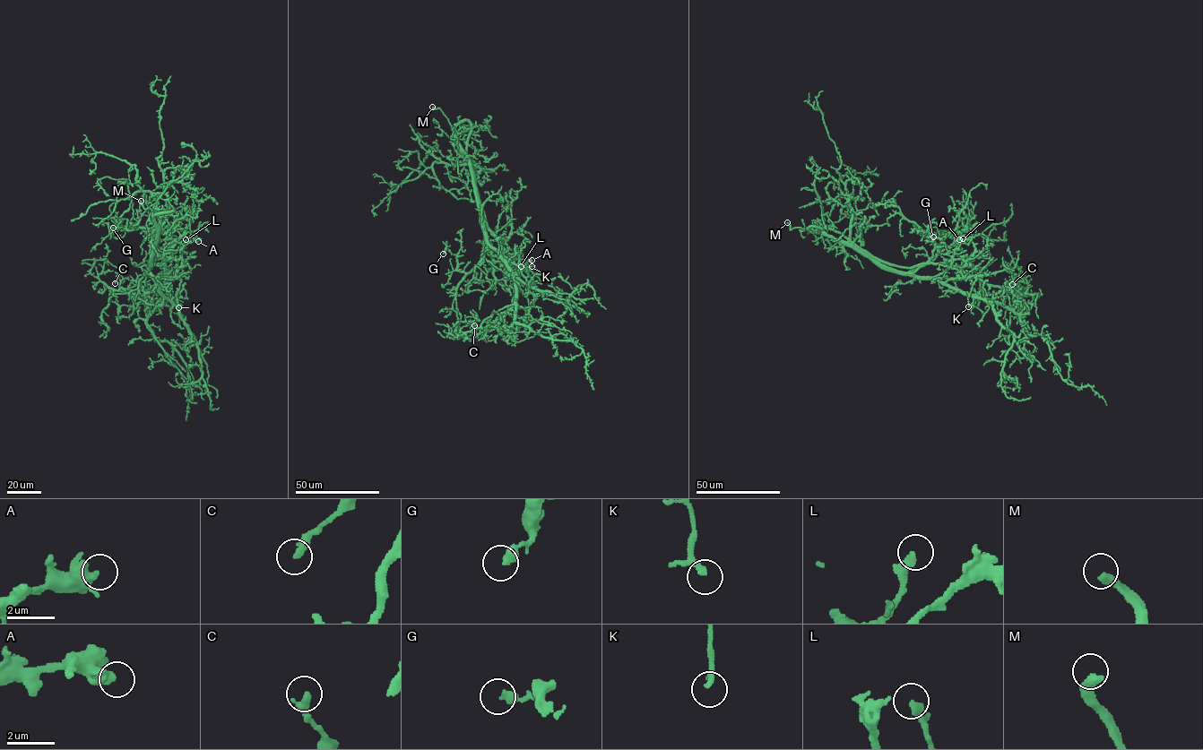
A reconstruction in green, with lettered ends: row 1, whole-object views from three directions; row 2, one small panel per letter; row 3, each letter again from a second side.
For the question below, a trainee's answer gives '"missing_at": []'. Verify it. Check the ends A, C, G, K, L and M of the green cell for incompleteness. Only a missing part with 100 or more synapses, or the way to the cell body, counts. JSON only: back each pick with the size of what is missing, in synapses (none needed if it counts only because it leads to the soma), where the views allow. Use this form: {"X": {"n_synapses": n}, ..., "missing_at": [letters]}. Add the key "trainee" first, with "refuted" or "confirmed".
{"trainee": "refuted", "missing_at": ["M"]}

